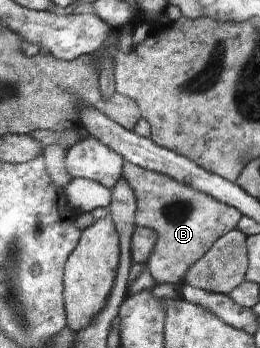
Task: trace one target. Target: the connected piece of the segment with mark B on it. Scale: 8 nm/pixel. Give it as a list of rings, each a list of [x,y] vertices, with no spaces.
[[[124,162],[122,178],[129,182],[137,198],[135,226],[152,229],[157,236],[156,246],[146,264],[156,285],[174,284],[180,287],[186,273],[213,248],[220,235],[225,236],[234,230],[242,219],[242,213],[233,206],[176,182],[165,174]]]

